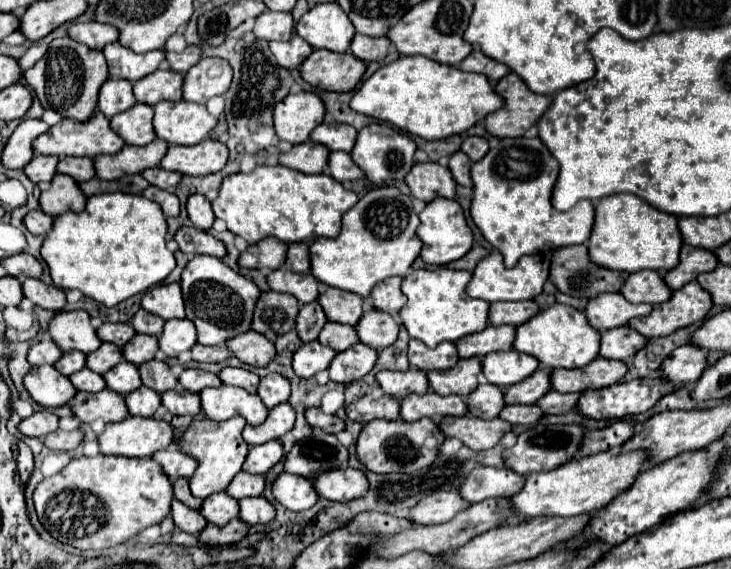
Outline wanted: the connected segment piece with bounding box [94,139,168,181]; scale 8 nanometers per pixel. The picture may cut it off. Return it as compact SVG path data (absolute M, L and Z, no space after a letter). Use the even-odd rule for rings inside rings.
M154 139L144 147L124 145L122 151L116 155L94 157L96 177L112 181L112 179L120 179L122 175L142 173L148 167L160 165L160 159L166 155L166 151L168 151L168 143L162 139Z

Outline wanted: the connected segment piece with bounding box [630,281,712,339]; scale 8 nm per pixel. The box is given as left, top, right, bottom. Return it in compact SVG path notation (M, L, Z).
M698 281L684 285L672 293L672 299L656 305L648 317L630 321L630 327L644 337L666 337L680 327L700 323L712 309L712 297L700 287Z

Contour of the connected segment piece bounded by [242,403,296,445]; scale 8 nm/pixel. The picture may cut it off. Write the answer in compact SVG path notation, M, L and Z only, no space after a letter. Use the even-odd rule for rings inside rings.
M282 403L278 407L274 407L266 419L266 423L262 425L246 425L242 437L246 439L248 445L262 445L266 441L272 439L280 439L284 437L288 431L292 431L296 415L294 415L294 407L290 403Z

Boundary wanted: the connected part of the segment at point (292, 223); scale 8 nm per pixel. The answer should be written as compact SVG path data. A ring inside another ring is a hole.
M258 165L250 173L234 173L222 181L218 197L212 201L214 215L222 219L234 235L240 235L248 245L274 235L284 243L306 241L318 237L336 237L340 233L342 215L358 201L358 195L344 189L330 175L306 175L284 165Z

